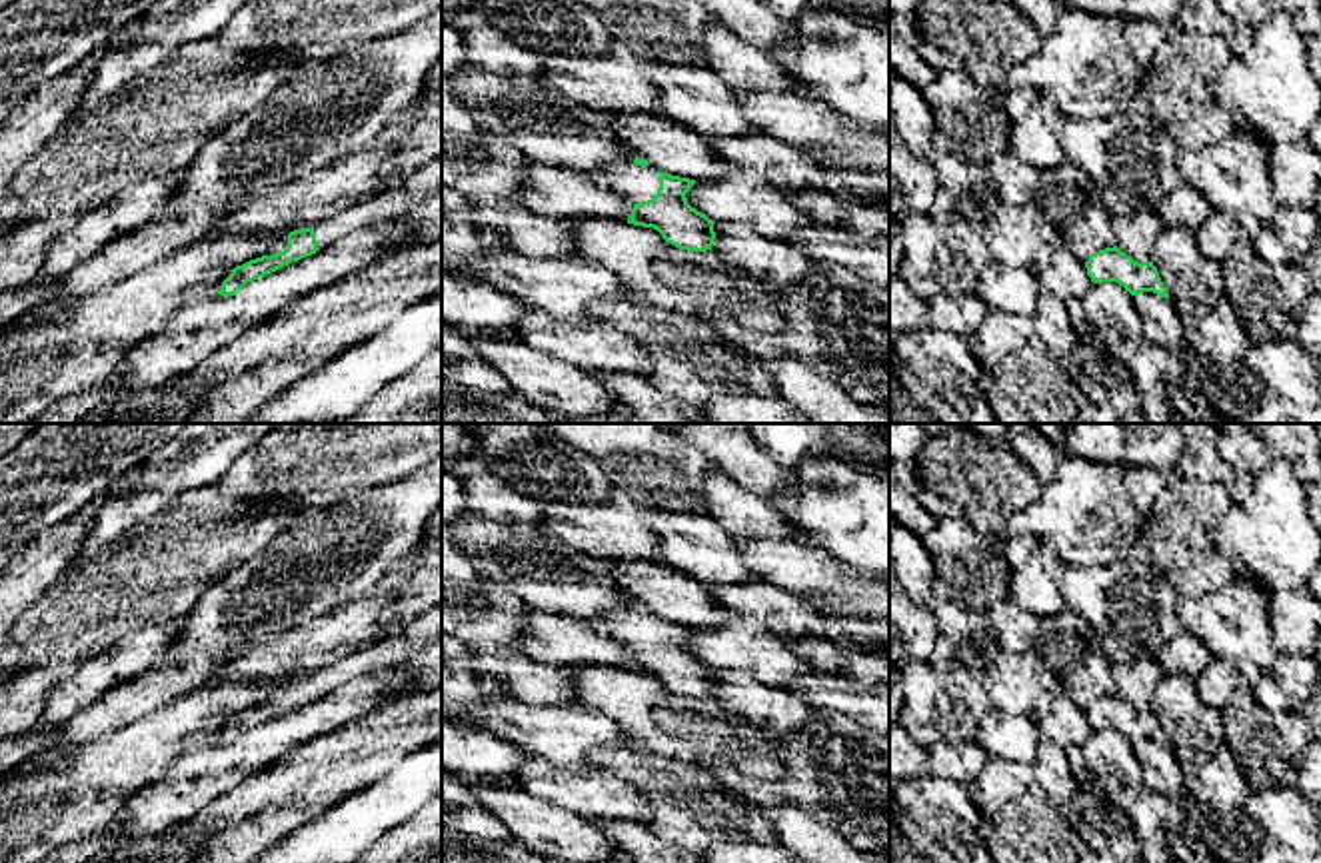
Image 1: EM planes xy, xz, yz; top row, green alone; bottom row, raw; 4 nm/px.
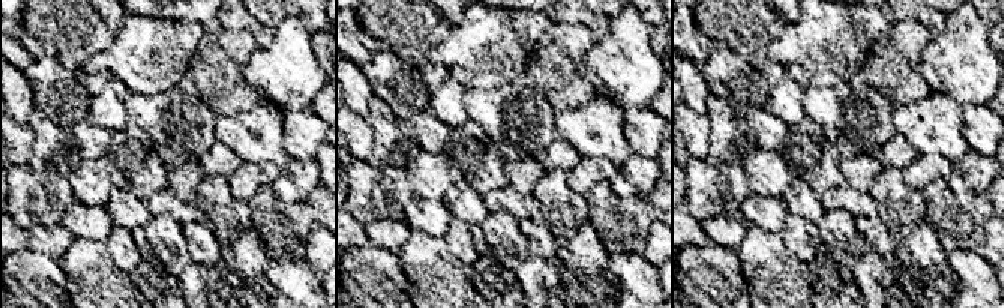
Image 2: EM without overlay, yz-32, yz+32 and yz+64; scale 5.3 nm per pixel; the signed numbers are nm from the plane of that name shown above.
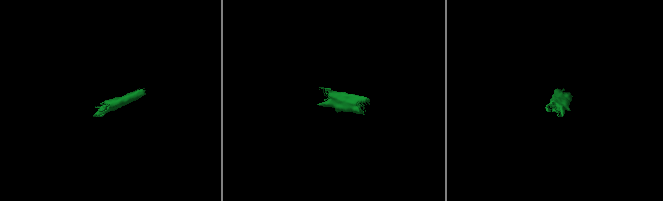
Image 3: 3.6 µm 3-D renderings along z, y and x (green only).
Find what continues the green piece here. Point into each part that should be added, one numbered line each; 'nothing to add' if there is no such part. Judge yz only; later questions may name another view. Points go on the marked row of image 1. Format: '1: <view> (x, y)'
nothing to add

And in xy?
1: xy (392, 204)

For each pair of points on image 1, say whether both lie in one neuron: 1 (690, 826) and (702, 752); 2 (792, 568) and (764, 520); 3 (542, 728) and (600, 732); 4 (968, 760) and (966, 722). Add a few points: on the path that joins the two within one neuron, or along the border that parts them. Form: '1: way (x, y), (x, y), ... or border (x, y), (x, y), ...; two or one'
1: border (682, 760), (694, 766); two
2: border (750, 534), (792, 536), (796, 540); two
3: way (556, 730), (586, 730); one
4: border (974, 738), (958, 742), (938, 740), (928, 750); two

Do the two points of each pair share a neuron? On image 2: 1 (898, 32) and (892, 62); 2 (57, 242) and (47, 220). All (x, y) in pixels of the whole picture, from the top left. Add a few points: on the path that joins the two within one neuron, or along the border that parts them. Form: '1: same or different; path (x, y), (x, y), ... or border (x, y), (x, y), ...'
1: same; path (898, 39), (898, 47), (892, 54)
2: different; border (59, 223), (50, 226), (36, 224), (27, 233)

